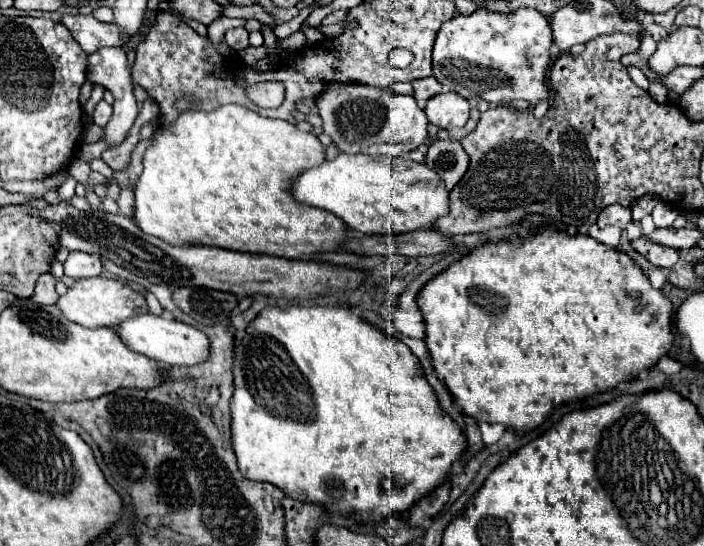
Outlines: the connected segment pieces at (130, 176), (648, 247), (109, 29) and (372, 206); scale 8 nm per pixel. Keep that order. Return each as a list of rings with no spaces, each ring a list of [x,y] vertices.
[[[139,141],[137,147],[135,147],[135,151],[131,153],[131,165],[129,165],[129,169],[125,173],[121,173],[121,171],[113,173],[113,177],[117,179],[119,185],[131,185],[131,187],[135,185],[135,179],[139,177],[139,171],[141,171],[141,157],[143,157],[143,151],[145,151],[147,145],[149,145],[149,141]]]
[[[639,237],[639,239],[633,239],[631,241],[633,249],[639,251],[649,263],[653,263],[655,267],[673,267],[675,261],[677,261],[677,251],[673,247],[665,247],[661,243],[655,243],[647,237]]]
[[[63,15],[61,23],[85,53],[95,53],[101,47],[119,47],[119,31],[113,23],[101,23],[93,15]]]
[[[339,153],[321,165],[299,173],[291,183],[293,199],[337,215],[349,229],[365,235],[399,235],[429,229],[449,211],[445,183],[425,163],[407,157],[373,157]]]

